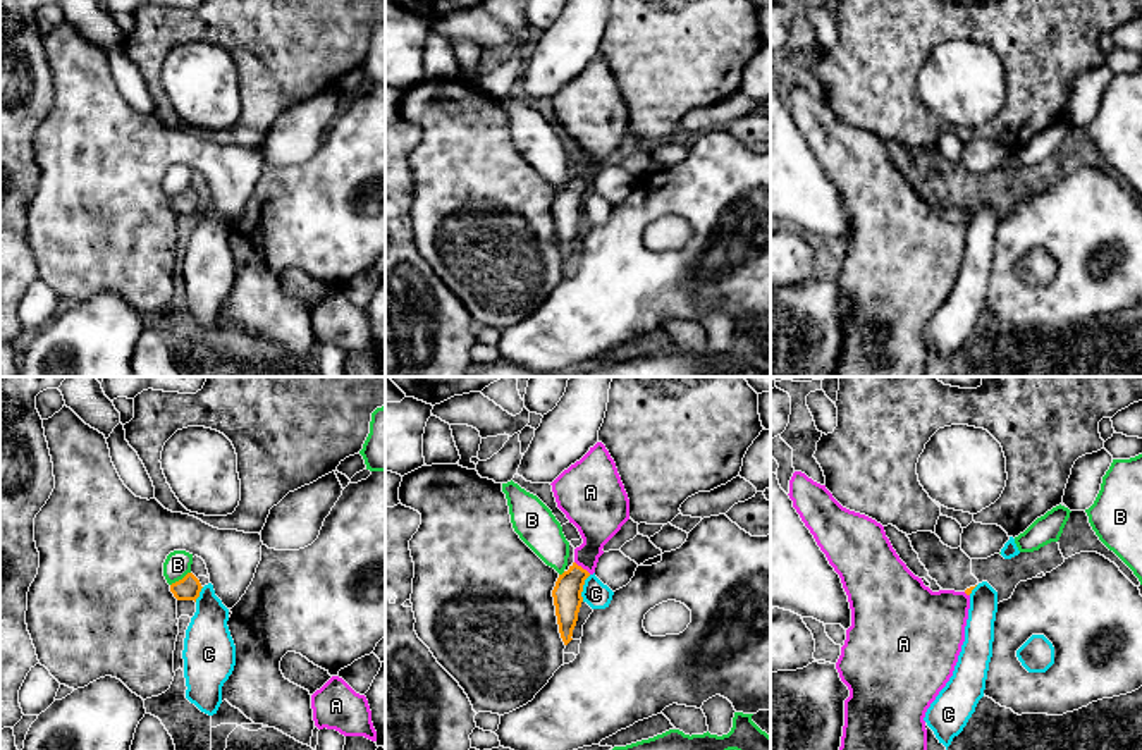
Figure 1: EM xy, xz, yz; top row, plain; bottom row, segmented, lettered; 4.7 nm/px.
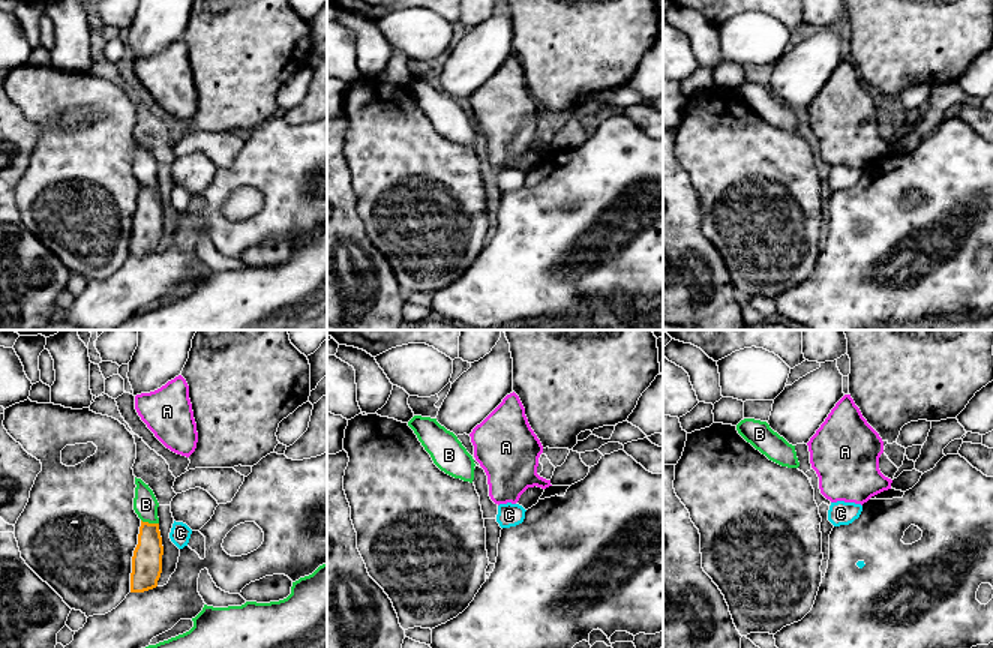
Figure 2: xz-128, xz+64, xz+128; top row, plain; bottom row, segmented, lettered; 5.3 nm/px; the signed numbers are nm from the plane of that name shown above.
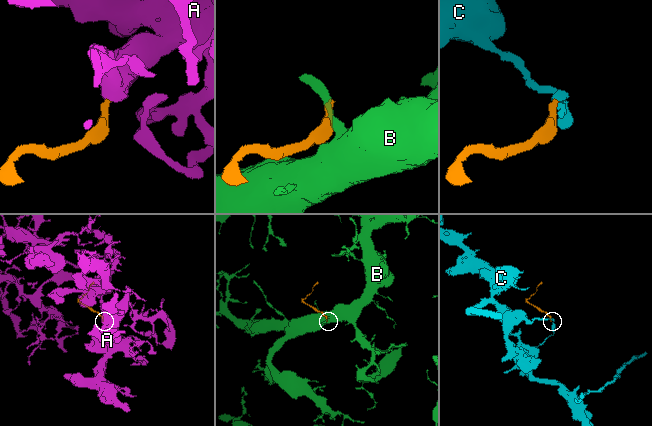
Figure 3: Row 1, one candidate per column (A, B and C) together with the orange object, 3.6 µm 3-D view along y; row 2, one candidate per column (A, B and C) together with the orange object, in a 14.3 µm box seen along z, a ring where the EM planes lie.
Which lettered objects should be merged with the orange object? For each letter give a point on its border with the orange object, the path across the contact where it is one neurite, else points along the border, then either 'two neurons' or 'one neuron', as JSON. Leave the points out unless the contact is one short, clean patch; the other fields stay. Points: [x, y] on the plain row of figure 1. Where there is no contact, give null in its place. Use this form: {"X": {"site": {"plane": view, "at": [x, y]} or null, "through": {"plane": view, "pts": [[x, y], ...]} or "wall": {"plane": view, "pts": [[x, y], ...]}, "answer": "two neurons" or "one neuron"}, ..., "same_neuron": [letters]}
{"A": {"site": {"plane": "xz", "at": [582, 183]}, "through": {"plane": "xz", "pts": [[568, 203], [582, 183], [592, 162], [599, 133]]}, "answer": "one neuron"}, "B": {"site": {"plane": "xy", "at": [179, 195]}, "answer": "two neurons"}, "C": {"site": {"plane": "xz", "at": [582, 203]}, "wall": {"plane": "xz", "pts": [[590, 190], [585, 195], [582, 215]]}, "answer": "two neurons"}, "same_neuron": ["A"]}

